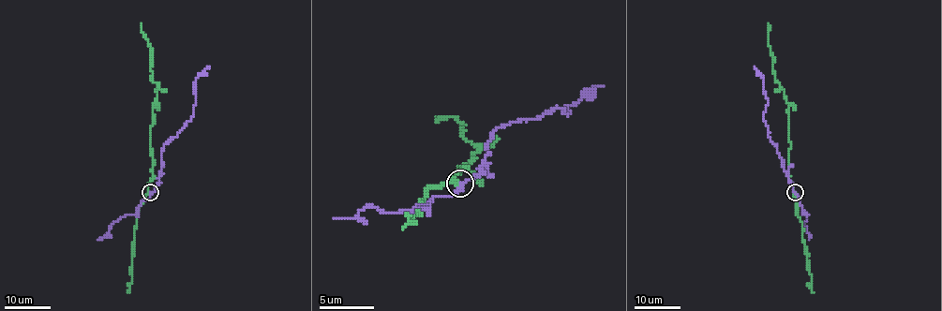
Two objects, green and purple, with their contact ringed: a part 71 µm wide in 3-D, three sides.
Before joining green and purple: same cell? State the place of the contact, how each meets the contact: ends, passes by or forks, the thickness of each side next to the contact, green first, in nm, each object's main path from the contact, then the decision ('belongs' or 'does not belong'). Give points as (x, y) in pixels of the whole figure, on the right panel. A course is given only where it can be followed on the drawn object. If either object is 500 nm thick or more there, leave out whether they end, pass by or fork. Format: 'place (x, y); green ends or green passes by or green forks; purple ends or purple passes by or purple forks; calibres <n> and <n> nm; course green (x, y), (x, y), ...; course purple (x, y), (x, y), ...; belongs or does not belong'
place (795, 192); green passes by; purple passes by; calibres 280 and 200 nm; course green (795, 192), (787, 173), (789, 104), (775, 80), (768, 40), (768, 22); course purple (795, 192), (784, 169), (784, 159), (769, 137), (769, 127), (764, 119), (768, 103), (763, 77), (755, 66); does not belong

